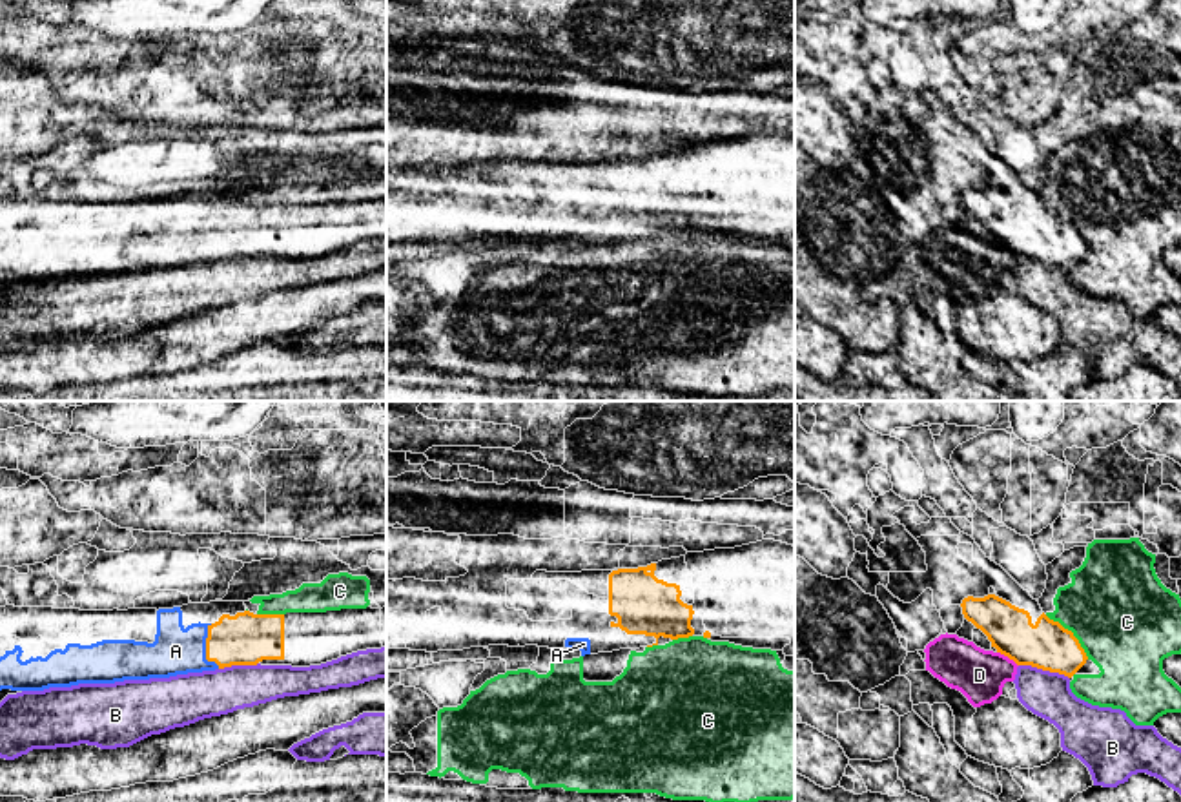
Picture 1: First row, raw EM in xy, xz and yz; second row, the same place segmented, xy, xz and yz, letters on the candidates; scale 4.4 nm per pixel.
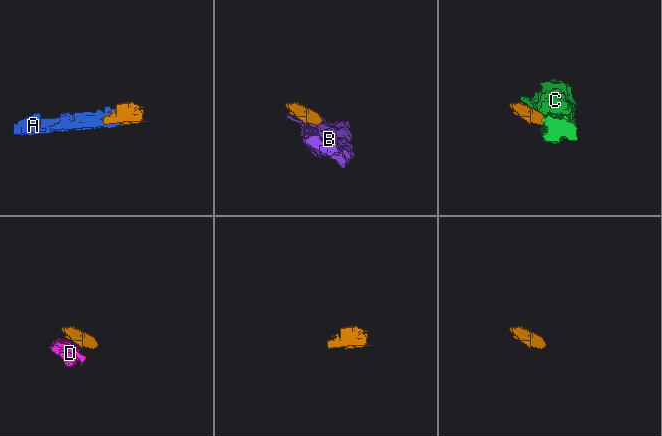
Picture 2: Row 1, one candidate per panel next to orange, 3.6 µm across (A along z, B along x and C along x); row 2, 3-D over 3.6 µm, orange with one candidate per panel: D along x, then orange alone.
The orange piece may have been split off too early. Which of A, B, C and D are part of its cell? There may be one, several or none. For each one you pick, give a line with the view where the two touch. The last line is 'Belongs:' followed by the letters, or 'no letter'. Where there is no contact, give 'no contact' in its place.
A: contact in xy
Belongs: A

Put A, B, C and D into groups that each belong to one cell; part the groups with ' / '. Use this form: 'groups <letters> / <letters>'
groups A / B / C / D

